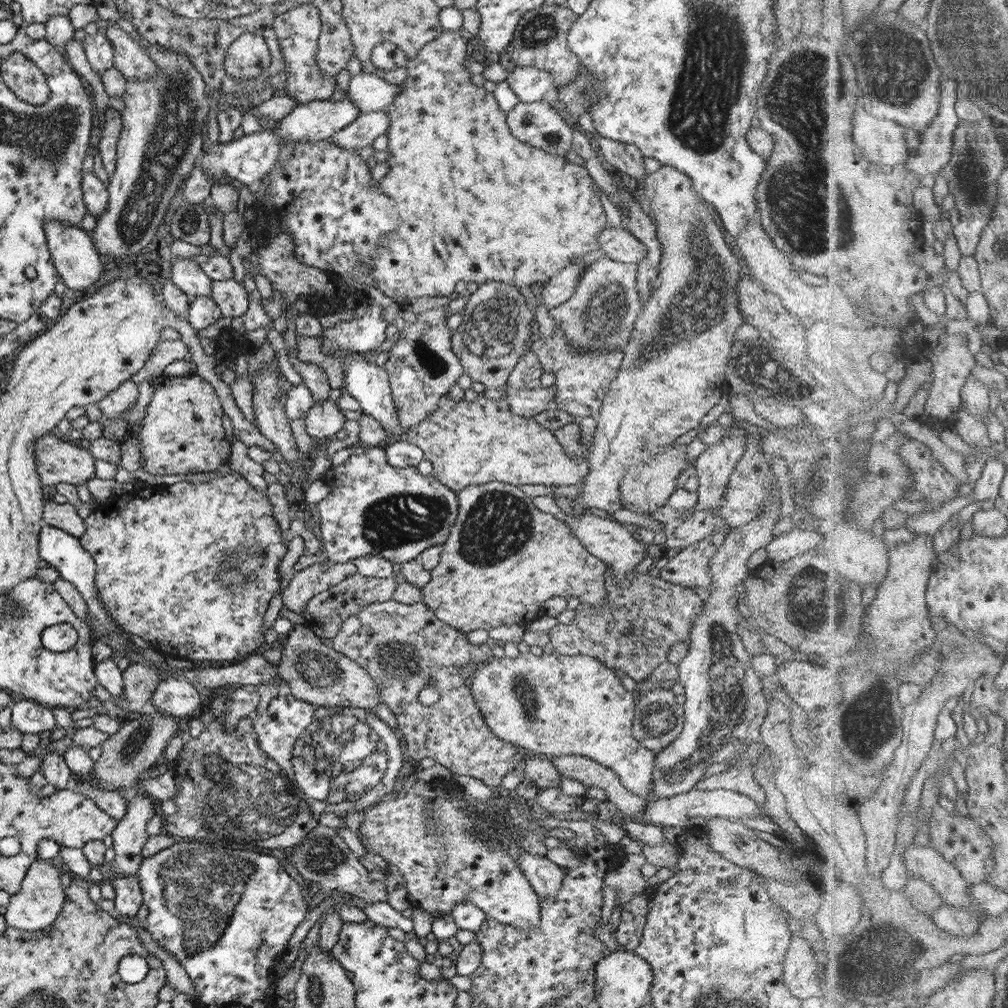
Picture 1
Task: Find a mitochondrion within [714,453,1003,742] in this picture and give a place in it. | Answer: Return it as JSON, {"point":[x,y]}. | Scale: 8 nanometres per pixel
{"point":[809,610]}

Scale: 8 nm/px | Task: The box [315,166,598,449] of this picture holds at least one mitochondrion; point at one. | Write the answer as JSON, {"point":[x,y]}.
{"point":[493,324]}

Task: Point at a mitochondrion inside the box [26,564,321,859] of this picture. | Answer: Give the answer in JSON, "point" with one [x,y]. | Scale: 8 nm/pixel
{"point":[251,791]}

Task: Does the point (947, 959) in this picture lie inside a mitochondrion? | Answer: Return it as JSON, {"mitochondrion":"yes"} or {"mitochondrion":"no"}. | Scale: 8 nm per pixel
{"mitochondrion":"no"}

